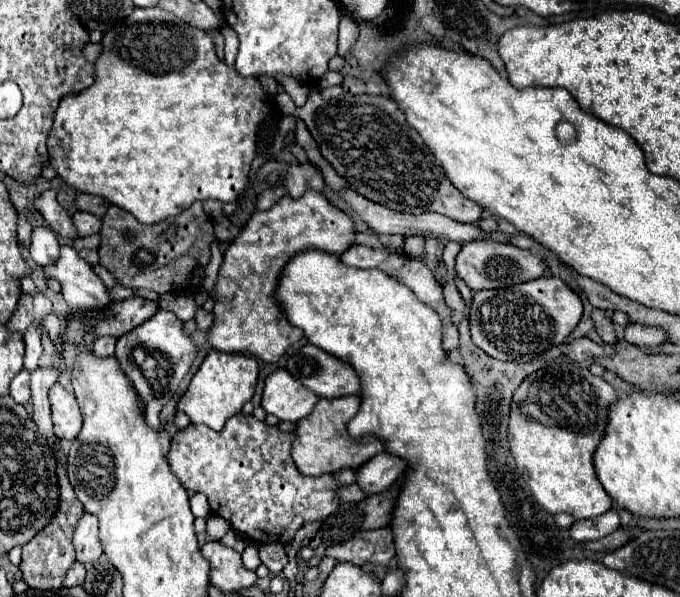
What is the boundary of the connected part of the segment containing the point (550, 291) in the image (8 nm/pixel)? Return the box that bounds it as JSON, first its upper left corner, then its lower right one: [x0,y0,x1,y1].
[469,275,581,363]

